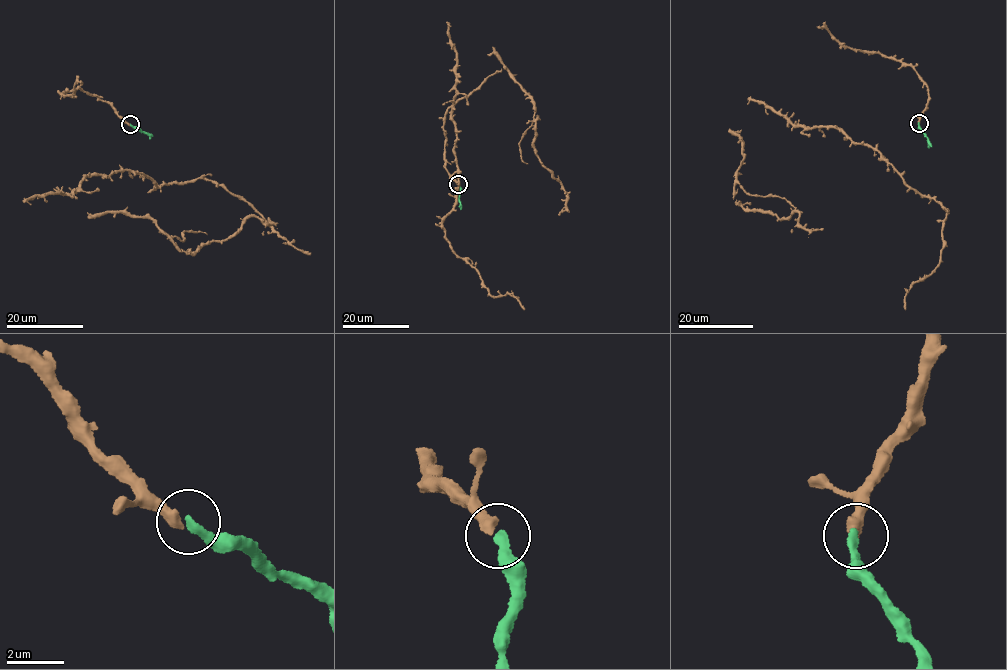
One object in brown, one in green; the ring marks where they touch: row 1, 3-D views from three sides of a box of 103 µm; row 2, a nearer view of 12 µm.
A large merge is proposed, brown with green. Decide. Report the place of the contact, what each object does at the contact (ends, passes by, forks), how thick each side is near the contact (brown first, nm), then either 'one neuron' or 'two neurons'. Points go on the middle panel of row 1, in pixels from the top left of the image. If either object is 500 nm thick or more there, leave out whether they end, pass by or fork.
at (458, 184); brown ends there; green ends there; 400 nm thick on the brown side, 320 nm on the other; one neuron

